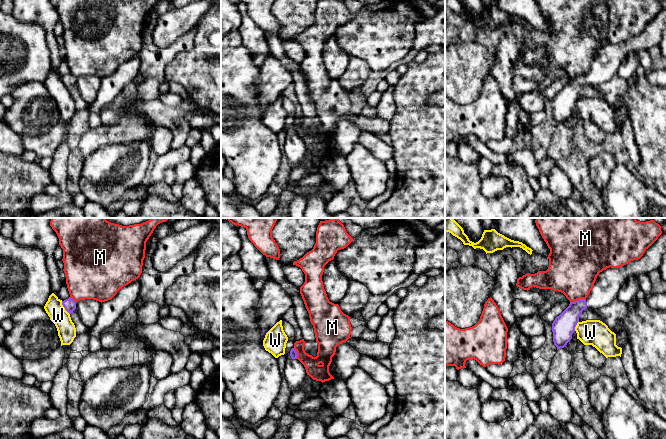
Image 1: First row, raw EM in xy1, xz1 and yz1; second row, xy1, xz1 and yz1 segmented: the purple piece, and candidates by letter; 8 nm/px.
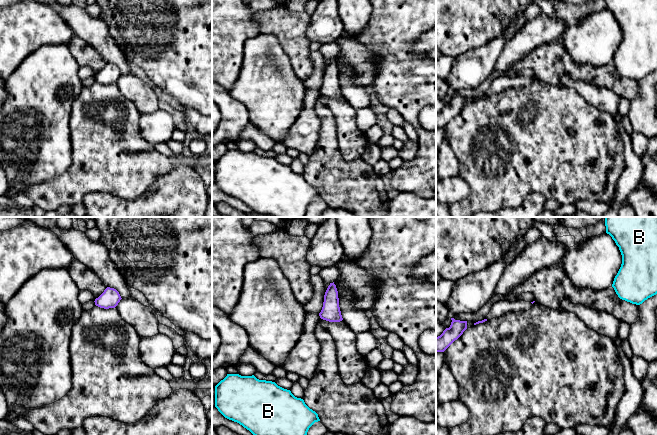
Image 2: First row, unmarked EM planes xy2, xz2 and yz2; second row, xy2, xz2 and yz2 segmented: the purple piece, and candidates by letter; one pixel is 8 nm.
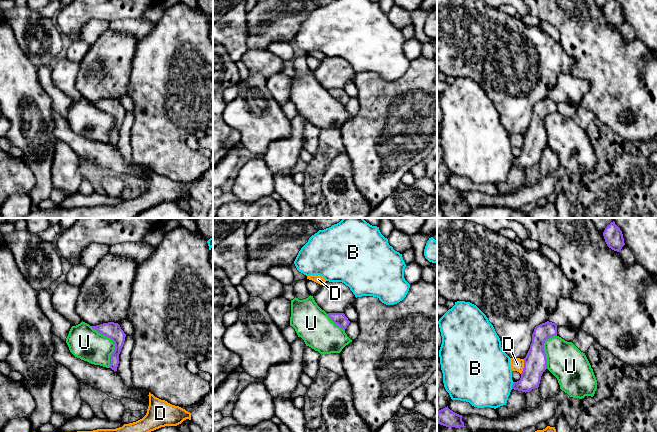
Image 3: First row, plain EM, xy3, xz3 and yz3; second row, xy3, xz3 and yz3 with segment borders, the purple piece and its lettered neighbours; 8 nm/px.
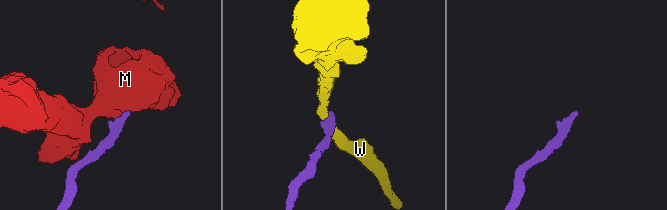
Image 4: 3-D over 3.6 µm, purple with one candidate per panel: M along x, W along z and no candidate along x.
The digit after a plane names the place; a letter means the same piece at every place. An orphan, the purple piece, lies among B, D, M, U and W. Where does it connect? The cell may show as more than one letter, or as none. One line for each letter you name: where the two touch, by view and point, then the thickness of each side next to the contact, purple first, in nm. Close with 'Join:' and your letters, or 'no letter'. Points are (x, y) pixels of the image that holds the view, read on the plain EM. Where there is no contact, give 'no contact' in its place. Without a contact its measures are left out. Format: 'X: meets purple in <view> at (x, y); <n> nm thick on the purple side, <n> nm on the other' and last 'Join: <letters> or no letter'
Join: no letter

